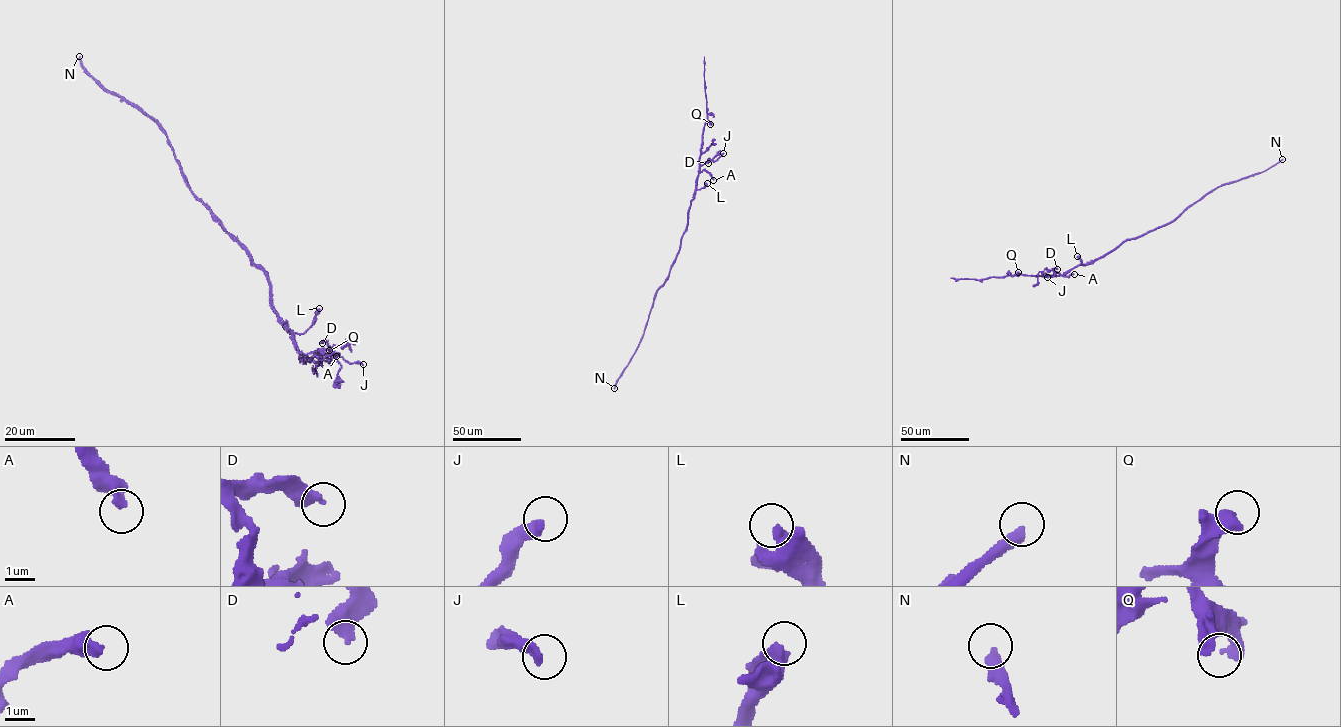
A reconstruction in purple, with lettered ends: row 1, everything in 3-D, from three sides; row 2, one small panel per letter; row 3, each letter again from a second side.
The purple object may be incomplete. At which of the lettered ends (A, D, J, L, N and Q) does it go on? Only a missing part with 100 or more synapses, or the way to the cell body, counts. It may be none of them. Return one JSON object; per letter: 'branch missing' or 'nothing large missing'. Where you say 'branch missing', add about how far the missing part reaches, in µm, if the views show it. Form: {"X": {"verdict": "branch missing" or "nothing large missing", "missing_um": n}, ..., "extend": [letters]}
{"A": {"verdict": "nothing large missing"}, "D": {"verdict": "nothing large missing"}, "J": {"verdict": "nothing large missing"}, "L": {"verdict": "nothing large missing"}, "N": {"verdict": "nothing large missing"}, "Q": {"verdict": "nothing large missing"}, "extend": []}

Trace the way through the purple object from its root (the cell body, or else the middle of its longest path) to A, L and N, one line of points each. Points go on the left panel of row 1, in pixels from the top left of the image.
A: (256, 264), (266, 276), (272, 305), (291, 331), (295, 348), (310, 361), (327, 361), (336, 356)
L: (256, 264), (266, 276), (276, 314), (294, 333), (303, 333), (313, 323), (319, 308)
N: (256, 264), (191, 191), (166, 135), (157, 124), (143, 110), (108, 91), (85, 70), (79, 56)

